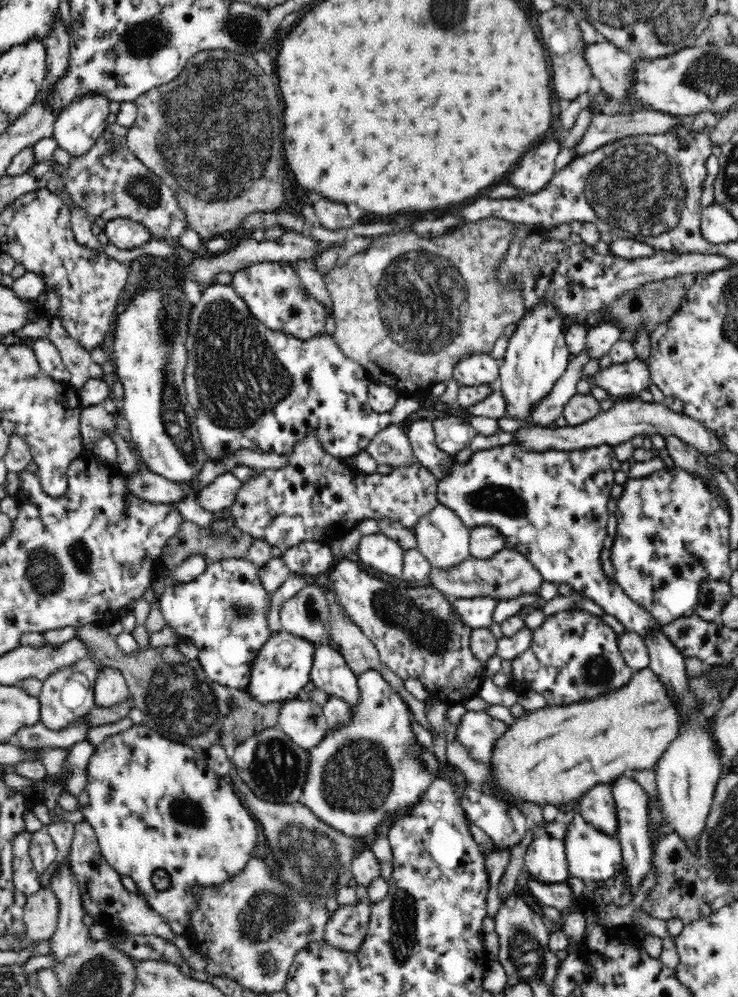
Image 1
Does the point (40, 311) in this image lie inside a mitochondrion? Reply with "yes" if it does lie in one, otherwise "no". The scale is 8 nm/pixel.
no

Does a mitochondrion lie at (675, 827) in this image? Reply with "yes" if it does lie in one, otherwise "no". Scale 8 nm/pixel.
no

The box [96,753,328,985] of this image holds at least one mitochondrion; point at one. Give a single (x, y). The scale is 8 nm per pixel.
(271, 912)

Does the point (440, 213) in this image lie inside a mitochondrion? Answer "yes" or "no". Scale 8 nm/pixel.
no

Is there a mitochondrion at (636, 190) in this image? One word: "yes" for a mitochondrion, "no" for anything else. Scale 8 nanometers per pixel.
yes

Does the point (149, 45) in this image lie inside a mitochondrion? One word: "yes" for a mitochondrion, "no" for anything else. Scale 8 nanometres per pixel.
yes

